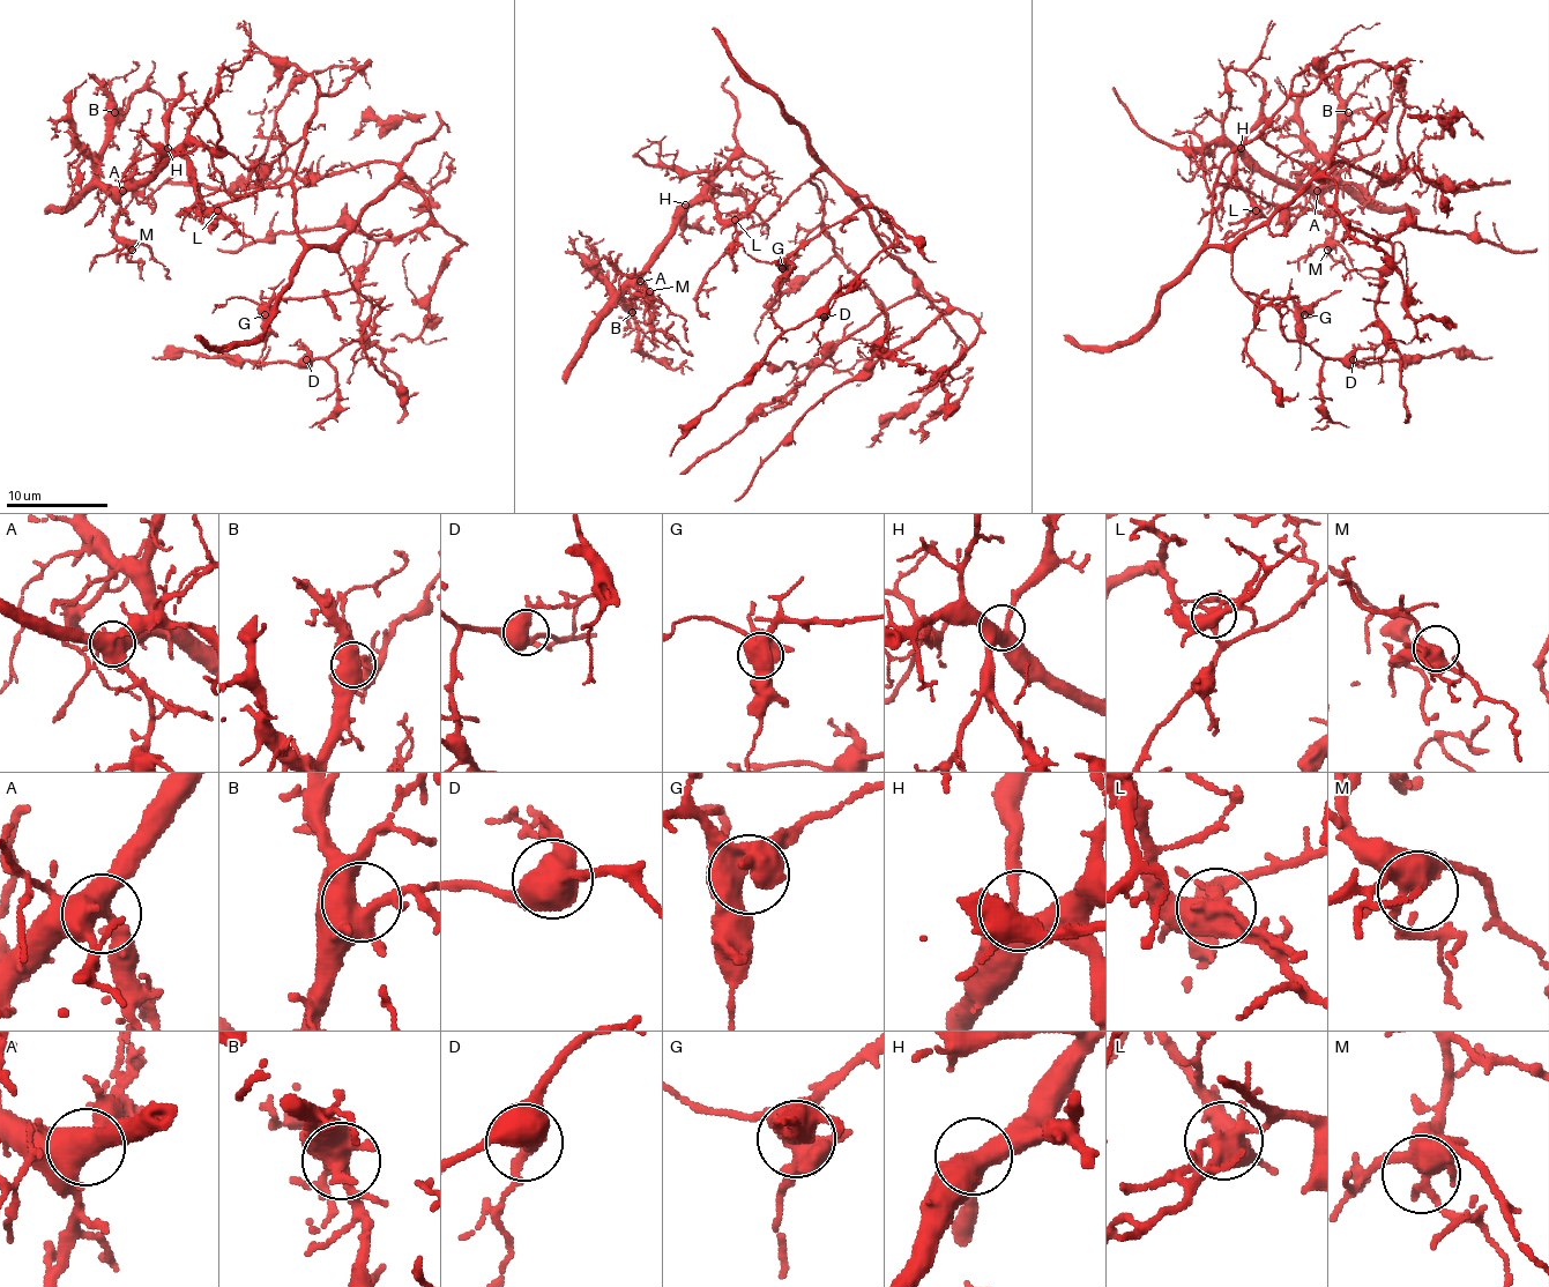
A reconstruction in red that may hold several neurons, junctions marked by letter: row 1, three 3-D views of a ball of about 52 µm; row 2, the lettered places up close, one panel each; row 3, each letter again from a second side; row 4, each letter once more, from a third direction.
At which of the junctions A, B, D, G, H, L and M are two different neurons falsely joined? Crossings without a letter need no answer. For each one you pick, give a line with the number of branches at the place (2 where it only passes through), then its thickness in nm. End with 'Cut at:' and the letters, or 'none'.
L: 4 | 480 nm
Cut at: L

